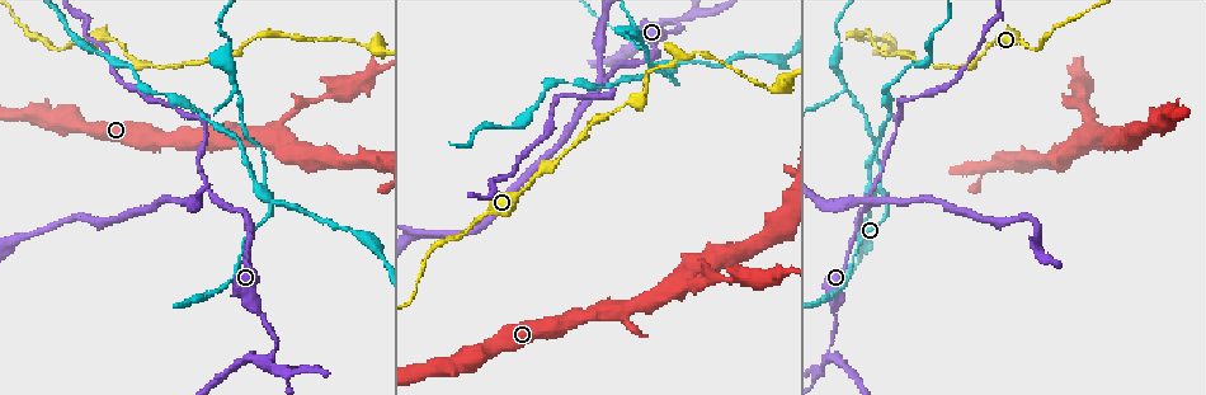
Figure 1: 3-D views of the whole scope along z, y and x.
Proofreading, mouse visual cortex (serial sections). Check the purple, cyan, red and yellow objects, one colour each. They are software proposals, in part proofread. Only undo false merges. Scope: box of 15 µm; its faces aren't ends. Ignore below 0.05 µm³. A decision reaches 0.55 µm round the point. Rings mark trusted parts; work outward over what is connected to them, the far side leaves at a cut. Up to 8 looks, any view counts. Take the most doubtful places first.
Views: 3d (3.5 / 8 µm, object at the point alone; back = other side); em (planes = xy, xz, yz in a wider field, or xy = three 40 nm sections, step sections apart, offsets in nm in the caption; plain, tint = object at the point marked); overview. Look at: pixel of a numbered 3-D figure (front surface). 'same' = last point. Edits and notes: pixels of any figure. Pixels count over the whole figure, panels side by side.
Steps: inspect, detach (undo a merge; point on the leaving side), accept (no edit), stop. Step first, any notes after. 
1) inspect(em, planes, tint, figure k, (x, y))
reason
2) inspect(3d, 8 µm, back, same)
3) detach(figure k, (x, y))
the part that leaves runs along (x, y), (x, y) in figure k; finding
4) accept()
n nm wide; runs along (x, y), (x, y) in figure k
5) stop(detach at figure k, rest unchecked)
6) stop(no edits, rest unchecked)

inspect(3d, 3.5 µm, figure 1, (267, 362))
two arms in line, one across

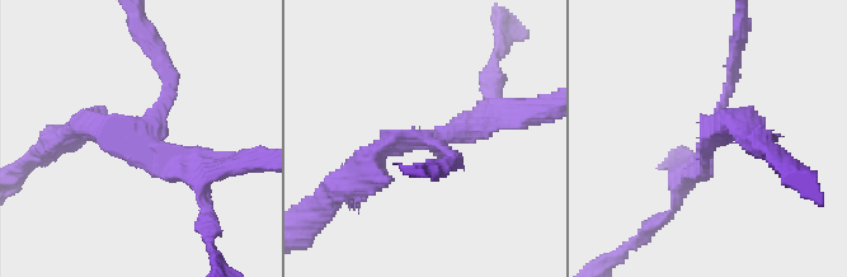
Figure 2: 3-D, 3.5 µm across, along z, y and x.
inspect(em, xy, step 1, tint, figure 2, (149, 132))
3 arms; arms of 150, 250, 250 nm; shape alone is not enough

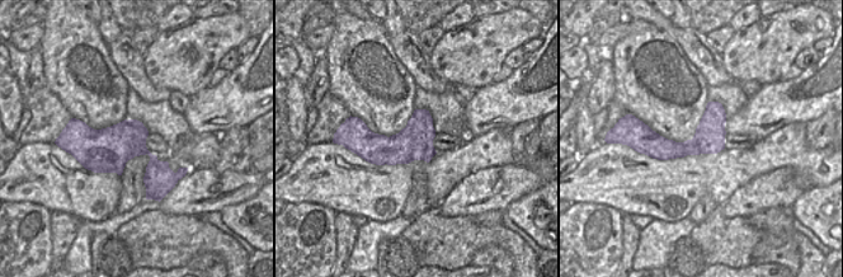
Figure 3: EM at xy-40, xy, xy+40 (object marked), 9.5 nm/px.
inspect(em, planes, tint, same)
cut it another way

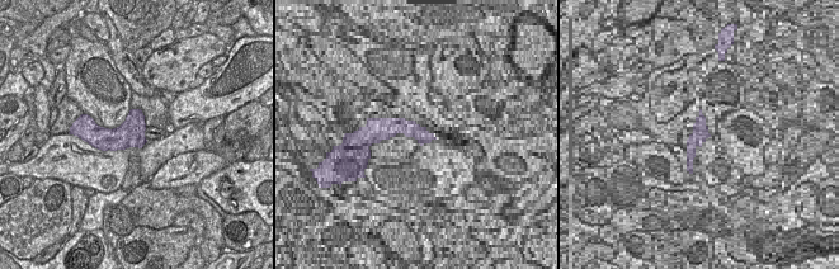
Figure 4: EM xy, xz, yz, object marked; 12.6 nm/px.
detach(figure 2, (706, 123))
the part that leaves runs along (426, 141), (390, 141), (335, 187) in figure 2; two cells meet here

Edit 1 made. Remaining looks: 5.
inspect(overview)

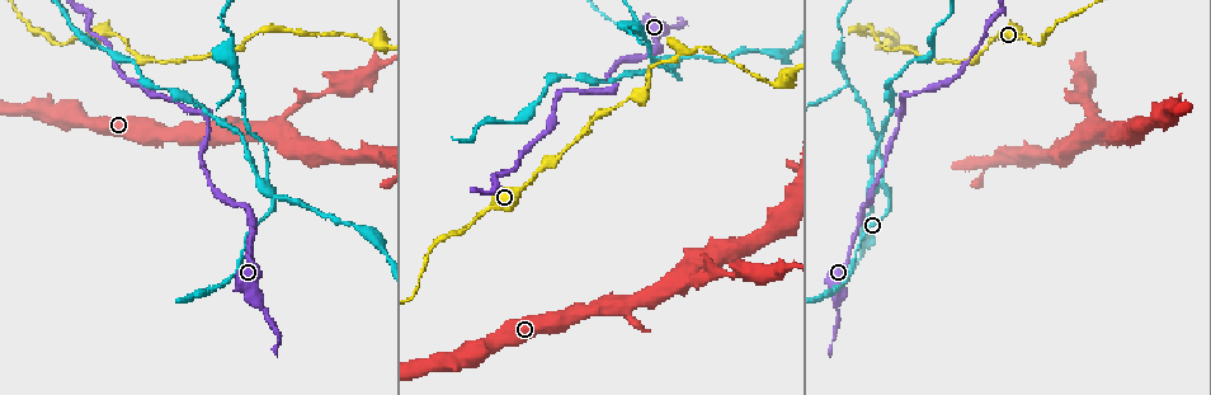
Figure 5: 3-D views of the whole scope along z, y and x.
inspect(em, xy, step 2, tint, figure 5, (885, 189))
sharp bend

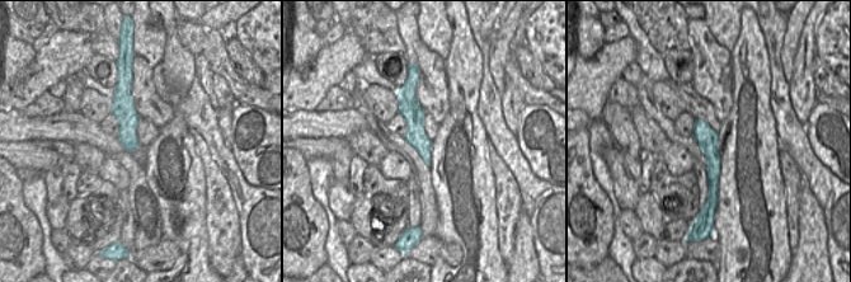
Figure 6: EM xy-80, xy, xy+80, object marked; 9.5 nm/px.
inspect(3d, 3.5 µm, same)
wider look

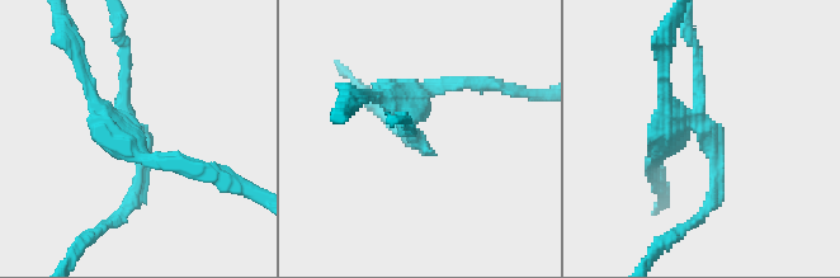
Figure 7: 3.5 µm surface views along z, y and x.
detach(figure 7, (107, 123))
4 arms; arms of 150, 150, 200, 200 nm; the part that leaves runs along (126, 122), (98, 111), (67, 32) in figure 7; two cells meet here

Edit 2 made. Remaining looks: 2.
inspect(3d, 3.5 µm, figure 5, (643, 36))
arms part here

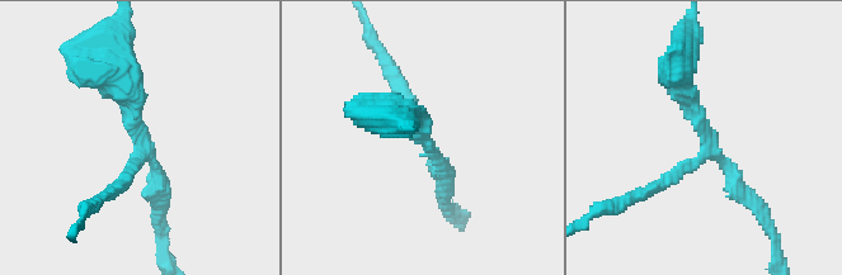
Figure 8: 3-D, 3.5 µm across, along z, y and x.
inspect(em, xy, step 2, tint, figure 8, (711, 146))
3 arms; arms of 200, 200, 250 nm; need the tissue

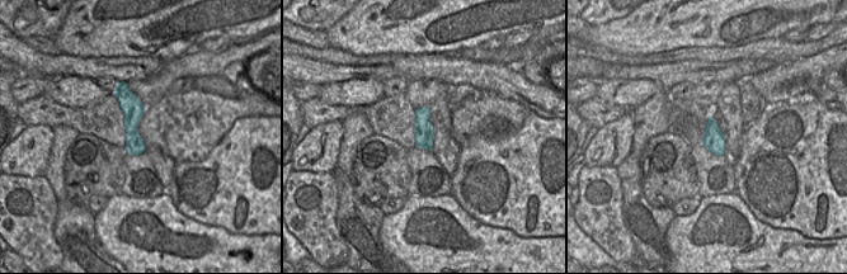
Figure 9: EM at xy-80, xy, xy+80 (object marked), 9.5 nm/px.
detach(figure 8, (671, 180))
border along (431, 123), (426, 142), (418, 146) in figure 9; a second cell is stuck on

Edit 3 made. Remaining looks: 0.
stop(detach at figure 2, detach at figure 7, detach at figure 8, rest unchecked)

